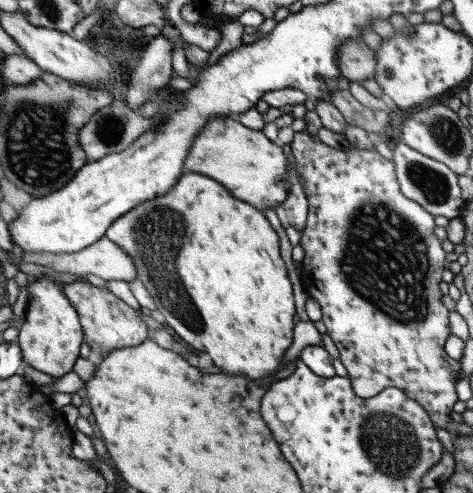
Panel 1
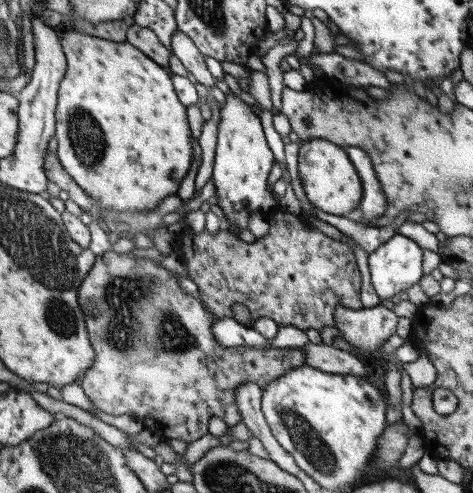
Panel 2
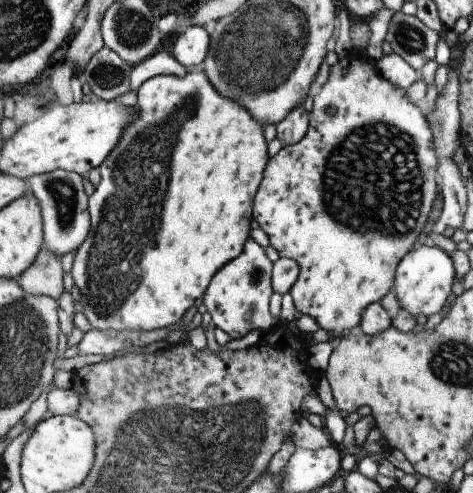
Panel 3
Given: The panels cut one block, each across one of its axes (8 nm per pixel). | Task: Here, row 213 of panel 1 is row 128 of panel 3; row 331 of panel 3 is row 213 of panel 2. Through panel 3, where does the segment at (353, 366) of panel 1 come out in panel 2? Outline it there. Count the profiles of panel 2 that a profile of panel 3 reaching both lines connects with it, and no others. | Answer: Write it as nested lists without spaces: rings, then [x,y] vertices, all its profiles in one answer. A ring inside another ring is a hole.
[[[321,138],[301,142],[299,146],[301,146],[297,152],[299,180],[301,180],[301,188],[307,196],[307,200],[311,202],[311,206],[315,210],[321,210],[331,216],[341,216],[341,218],[349,216],[351,218],[361,204],[363,186],[361,186],[361,178],[355,172],[355,166],[351,164],[347,152],[341,146],[337,146],[329,140],[321,140]]]

